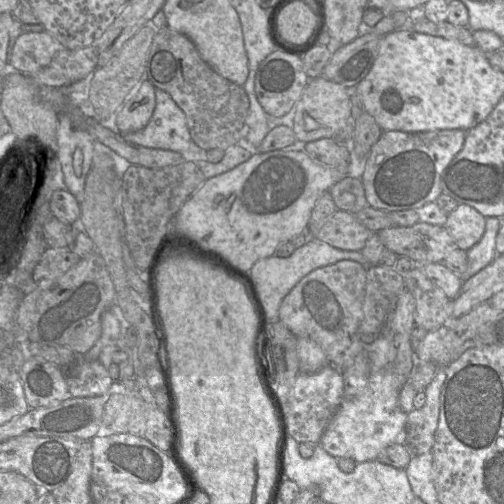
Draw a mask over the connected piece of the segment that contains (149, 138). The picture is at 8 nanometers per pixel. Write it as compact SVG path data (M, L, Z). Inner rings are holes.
M155 89L156 105L149 123L141 130L121 133L131 144L154 149L179 152L183 160L207 160L205 150L199 148L191 138L186 116L171 96Z

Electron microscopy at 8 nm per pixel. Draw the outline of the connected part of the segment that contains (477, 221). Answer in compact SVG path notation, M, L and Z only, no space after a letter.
M458 204L453 211L448 213L445 227L452 236L454 245L467 251L482 238L486 218L473 207Z

